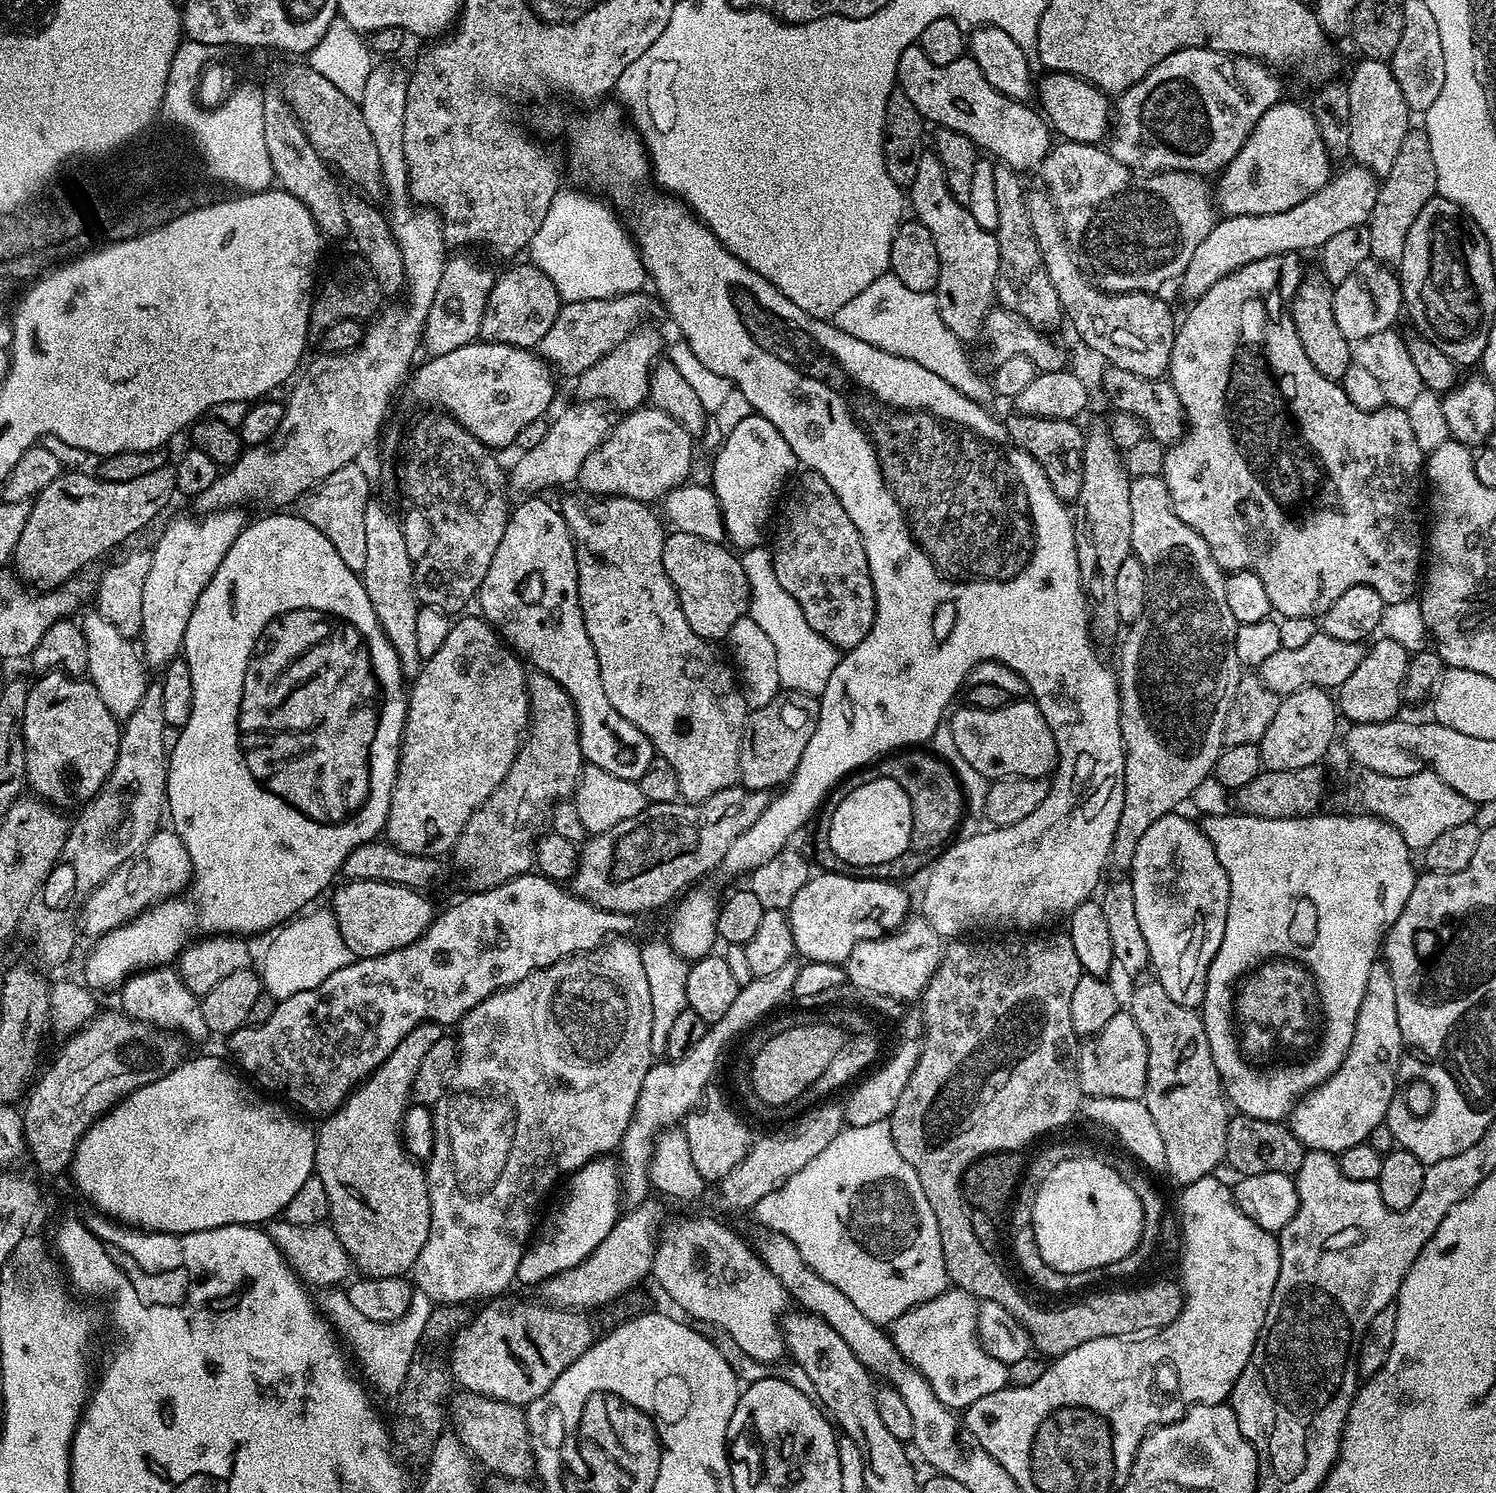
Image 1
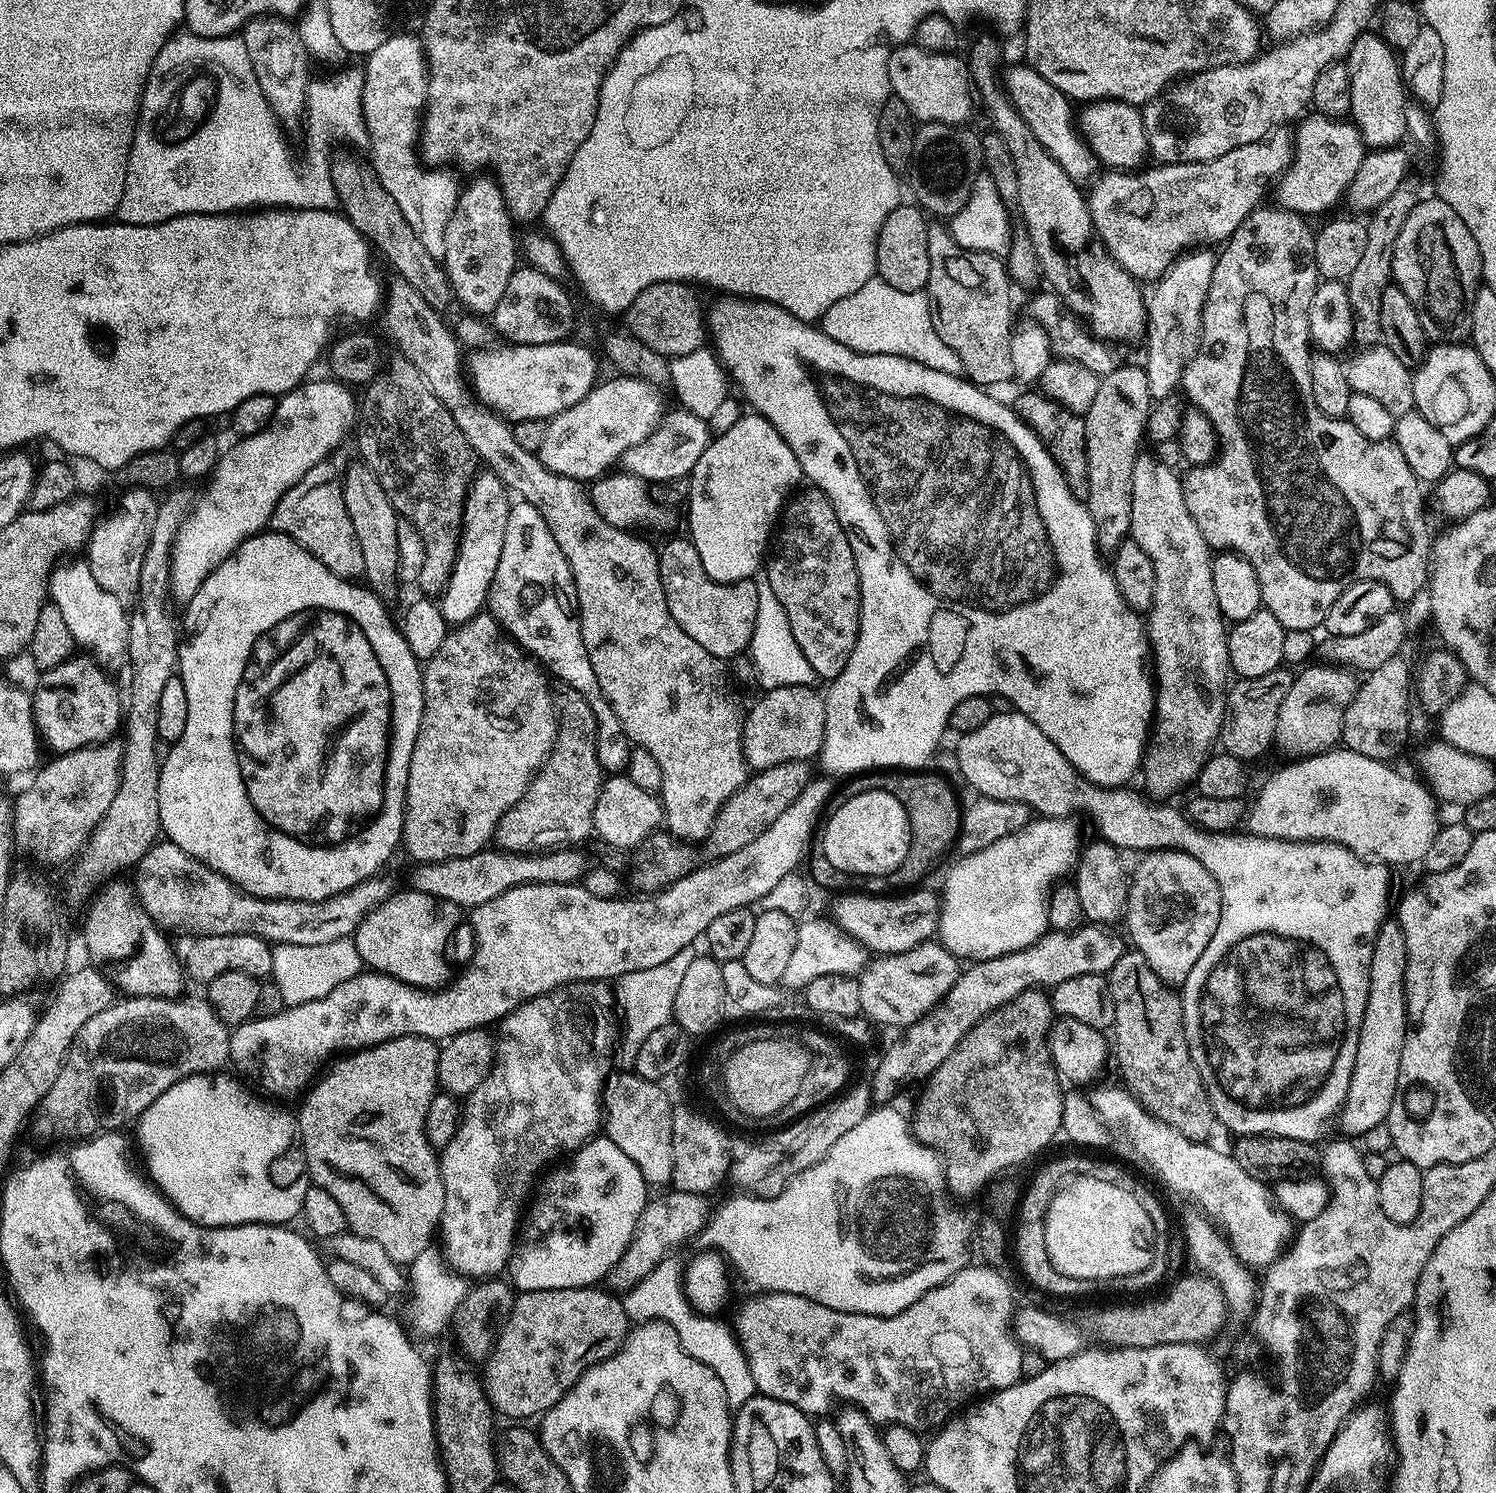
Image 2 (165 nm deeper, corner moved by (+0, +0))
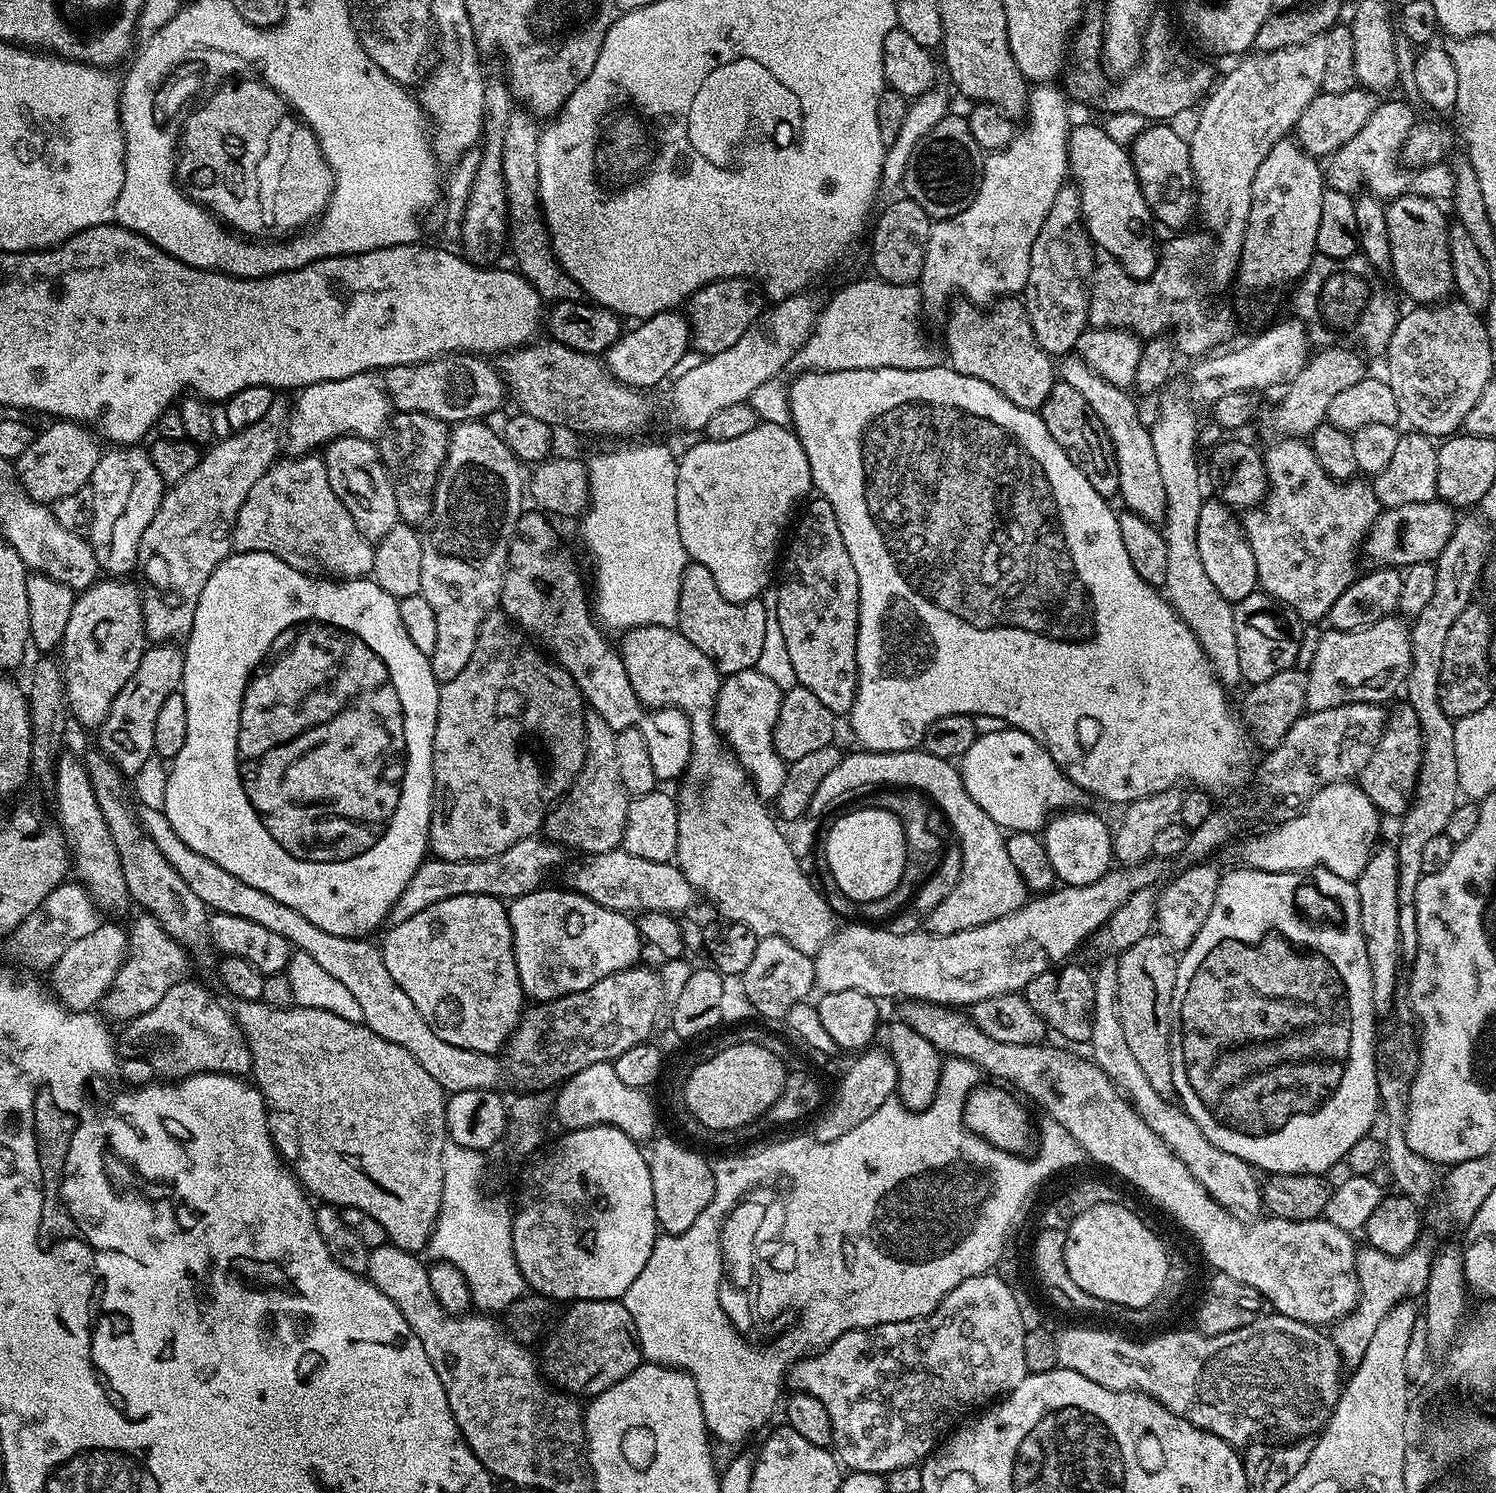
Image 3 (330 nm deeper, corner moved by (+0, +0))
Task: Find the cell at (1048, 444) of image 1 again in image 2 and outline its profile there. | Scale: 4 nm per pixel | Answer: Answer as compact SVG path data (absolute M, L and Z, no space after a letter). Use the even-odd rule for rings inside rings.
M1039 390L1024 392L1014 403L1014 411L1025 424L1031 428L1032 433L1044 444L1044 449L1054 458L1064 475L1064 481L1079 500L1087 501L1088 487L1090 486L1090 466L1086 454L1086 426L1081 413L1072 412L1064 408L1056 400L1044 395Z

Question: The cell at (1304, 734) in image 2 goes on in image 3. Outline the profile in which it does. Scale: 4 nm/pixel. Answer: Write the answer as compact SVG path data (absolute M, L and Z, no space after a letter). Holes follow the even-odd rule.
M1395 615L1353 632L1323 633L1314 662L1308 668L1306 708L1309 712L1330 710L1343 704L1378 704L1391 698L1408 679L1410 628Z

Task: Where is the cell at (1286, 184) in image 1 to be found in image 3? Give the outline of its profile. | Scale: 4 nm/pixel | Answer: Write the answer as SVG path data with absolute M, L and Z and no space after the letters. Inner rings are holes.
M1407 99L1388 100L1377 103L1370 122L1354 134L1338 151L1332 153L1330 163L1326 168L1326 180L1340 192L1356 194L1365 184L1371 195L1379 196L1384 202L1391 202L1399 196L1421 196L1437 202L1451 201L1454 194L1454 173L1447 163L1430 164L1425 168L1406 168L1397 166L1392 169L1392 159L1397 159L1398 153L1404 149L1406 138L1418 123L1418 117L1412 113Z

